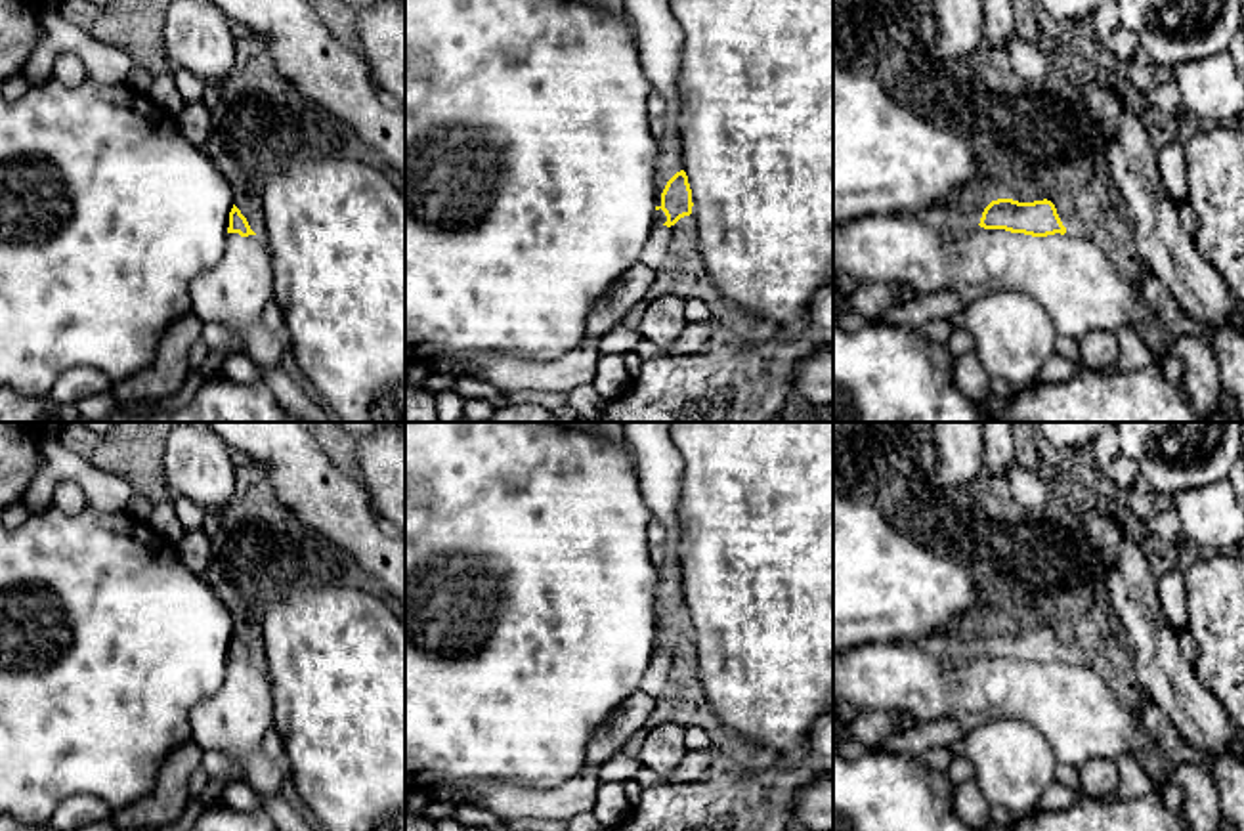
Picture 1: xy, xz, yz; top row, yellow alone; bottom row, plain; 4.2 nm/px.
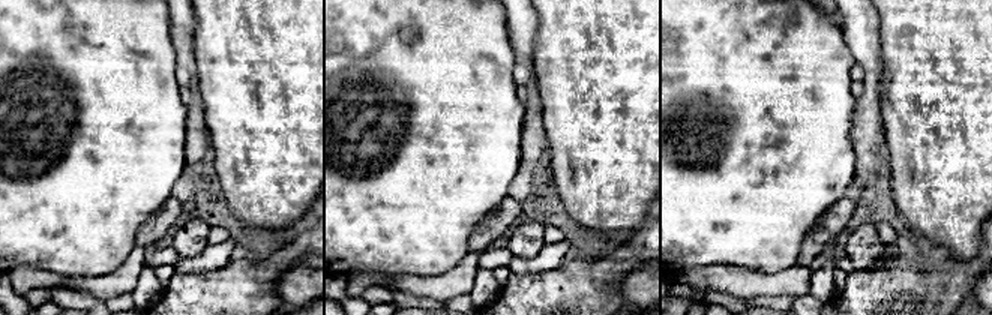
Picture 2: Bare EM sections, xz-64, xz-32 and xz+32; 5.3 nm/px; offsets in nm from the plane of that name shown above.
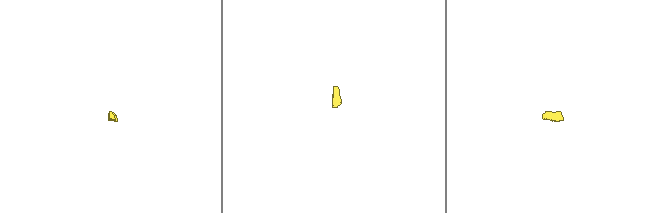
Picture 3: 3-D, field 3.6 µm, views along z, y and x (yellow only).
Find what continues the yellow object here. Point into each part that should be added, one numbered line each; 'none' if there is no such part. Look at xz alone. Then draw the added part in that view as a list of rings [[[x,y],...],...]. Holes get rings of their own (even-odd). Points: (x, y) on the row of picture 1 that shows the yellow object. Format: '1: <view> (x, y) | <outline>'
1: xz (658, 37) | [[[623,0],[625,13],[634,29],[638,61],[650,84],[667,103],[665,132],[657,139],[655,206],[667,181],[684,170],[684,149],[678,126],[680,96],[678,73],[682,59],[682,29],[671,13],[669,0]]]

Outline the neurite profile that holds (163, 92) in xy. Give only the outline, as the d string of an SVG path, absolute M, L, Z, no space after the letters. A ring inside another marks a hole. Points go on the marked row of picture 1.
M172 73L153 76L149 97L157 107L161 107L170 117L176 117L183 107L183 99L176 88Z

